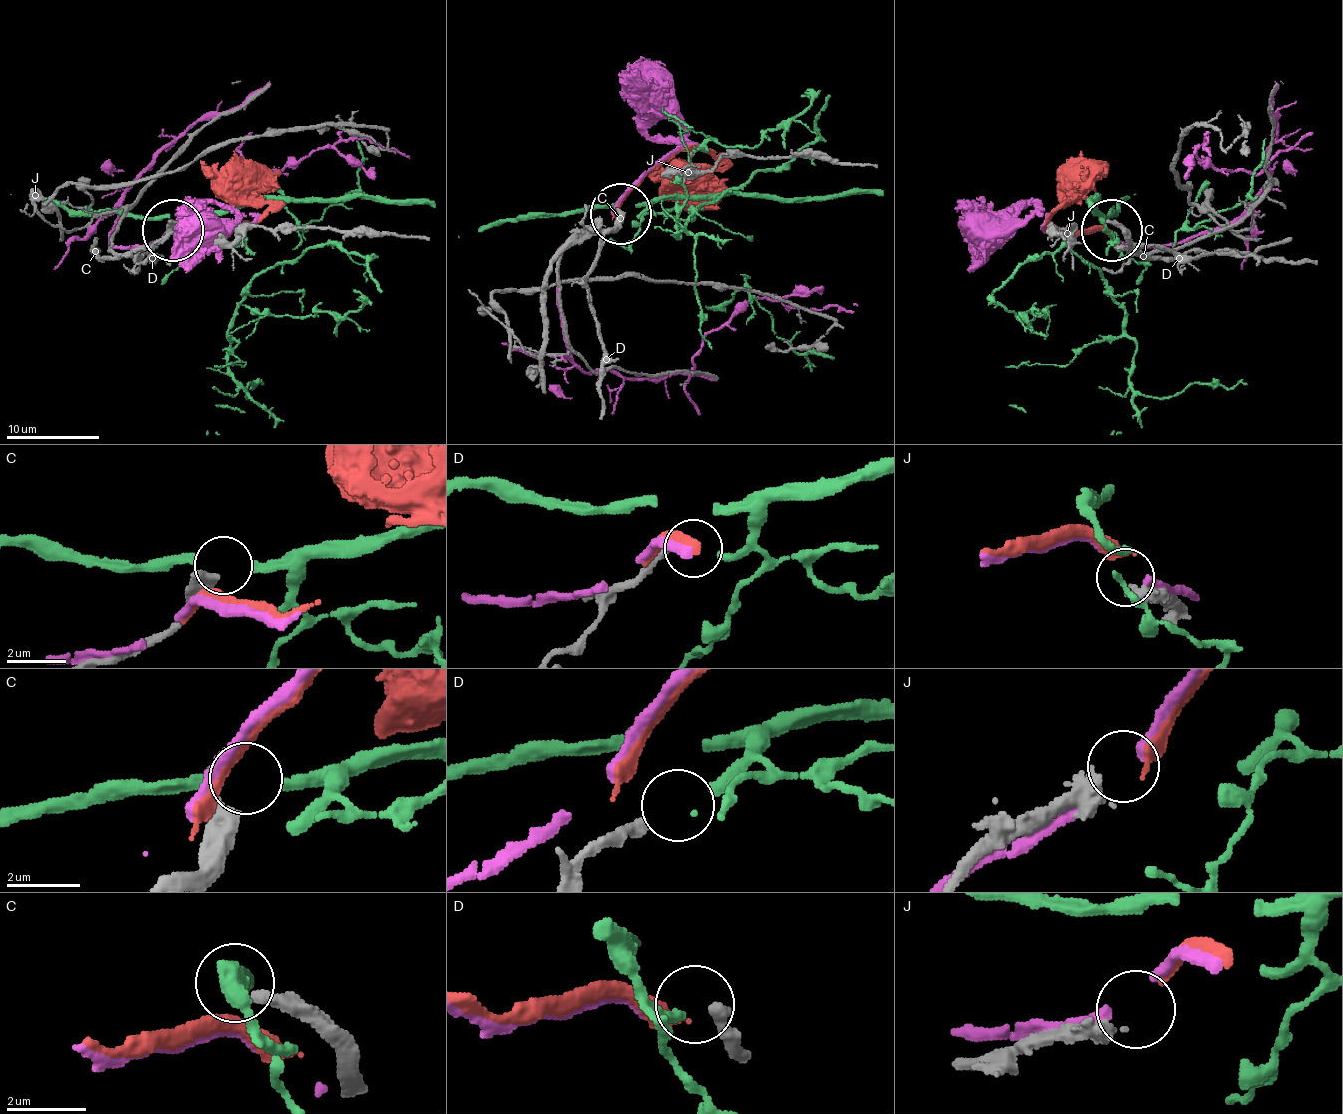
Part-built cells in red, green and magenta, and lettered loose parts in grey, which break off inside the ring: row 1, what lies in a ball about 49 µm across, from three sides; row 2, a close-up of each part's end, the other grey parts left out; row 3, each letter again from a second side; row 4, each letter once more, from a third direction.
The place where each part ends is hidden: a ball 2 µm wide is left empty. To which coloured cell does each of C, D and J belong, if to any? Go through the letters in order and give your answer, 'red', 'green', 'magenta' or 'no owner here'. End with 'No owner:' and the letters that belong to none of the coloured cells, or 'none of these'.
C: no owner here
D: green
J: red
No owner: C

